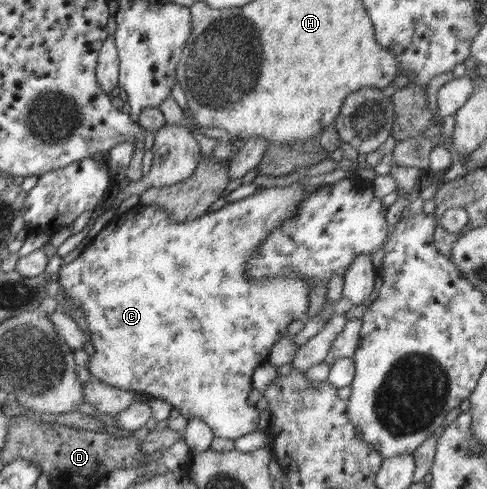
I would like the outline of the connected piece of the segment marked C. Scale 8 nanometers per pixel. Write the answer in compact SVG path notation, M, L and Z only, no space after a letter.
M296 181L286 187L264 187L258 189L252 195L233 201L224 205L217 211L204 213L195 219L188 219L184 222L174 222L168 213L158 205L142 205L140 202L132 206L124 213L117 213L114 218L92 239L90 244L72 262L62 264L59 269L59 288L64 292L65 298L77 304L88 324L87 333L94 350L90 353L87 369L92 379L119 388L120 390L138 391L151 395L156 399L164 399L173 408L177 408L182 416L187 419L199 418L211 429L215 436L234 440L256 430L260 411L254 405L248 403L247 398L253 389L251 375L257 366L268 360L270 349L281 338L287 335L288 326L294 320L307 320L309 284L302 278L296 276L280 276L280 278L268 278L262 282L250 282L244 278L244 271L247 270L247 262L259 249L259 246L266 240L266 237L275 229L286 222L291 214L295 213L297 206L305 198L309 190L302 183Z

